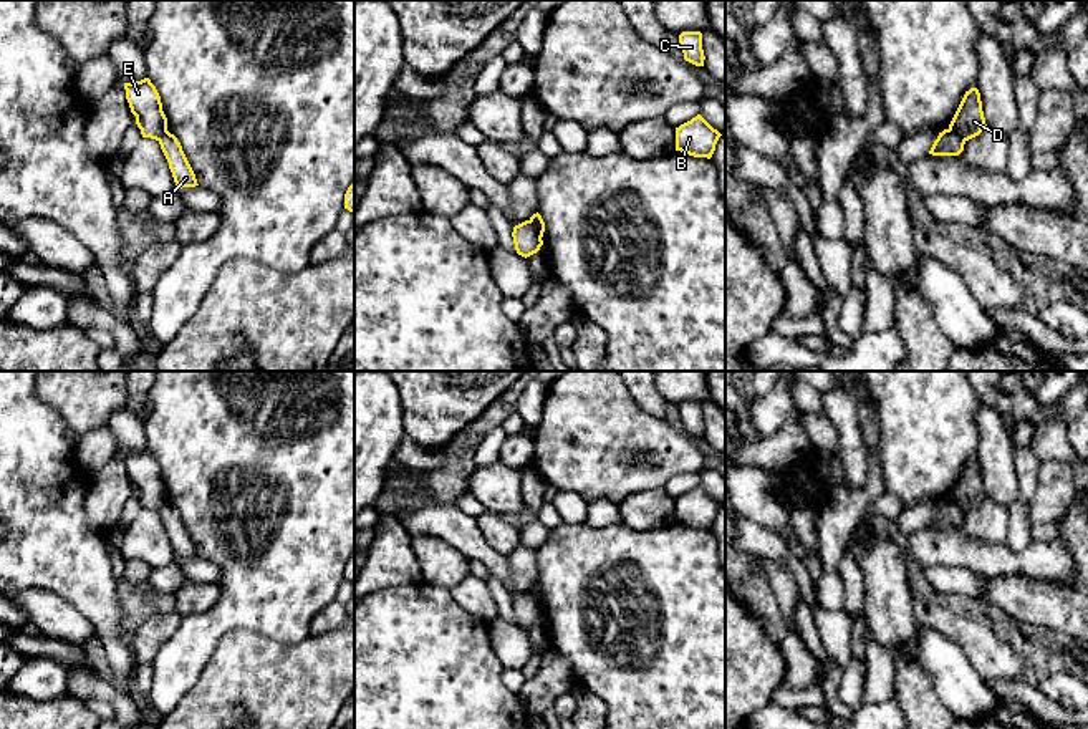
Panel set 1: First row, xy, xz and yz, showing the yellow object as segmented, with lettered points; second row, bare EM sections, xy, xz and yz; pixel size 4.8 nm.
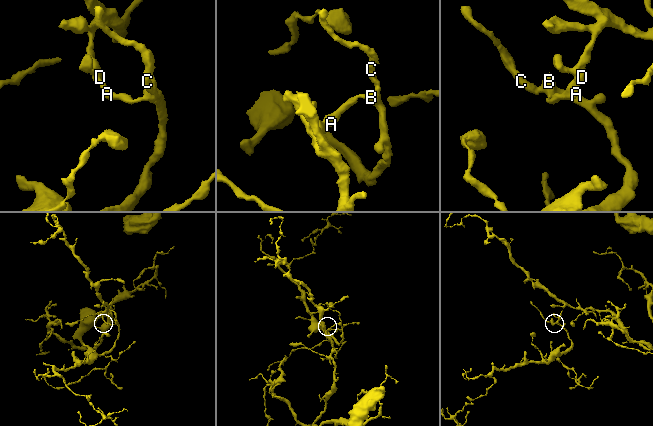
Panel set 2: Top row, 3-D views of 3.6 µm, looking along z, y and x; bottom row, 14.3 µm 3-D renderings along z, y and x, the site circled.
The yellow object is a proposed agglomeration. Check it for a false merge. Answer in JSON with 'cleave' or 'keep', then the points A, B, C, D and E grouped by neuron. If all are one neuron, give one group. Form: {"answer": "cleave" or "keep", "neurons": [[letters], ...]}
{"answer": "cleave", "neurons": [["A", "B", "C"], ["D", "E"]]}

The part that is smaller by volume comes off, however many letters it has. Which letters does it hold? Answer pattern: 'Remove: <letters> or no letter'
Remove: A, B, C

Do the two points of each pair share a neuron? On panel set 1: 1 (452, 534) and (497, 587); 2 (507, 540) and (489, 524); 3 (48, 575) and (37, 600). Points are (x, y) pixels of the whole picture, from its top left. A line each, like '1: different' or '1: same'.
1: different
2: same
3: different

